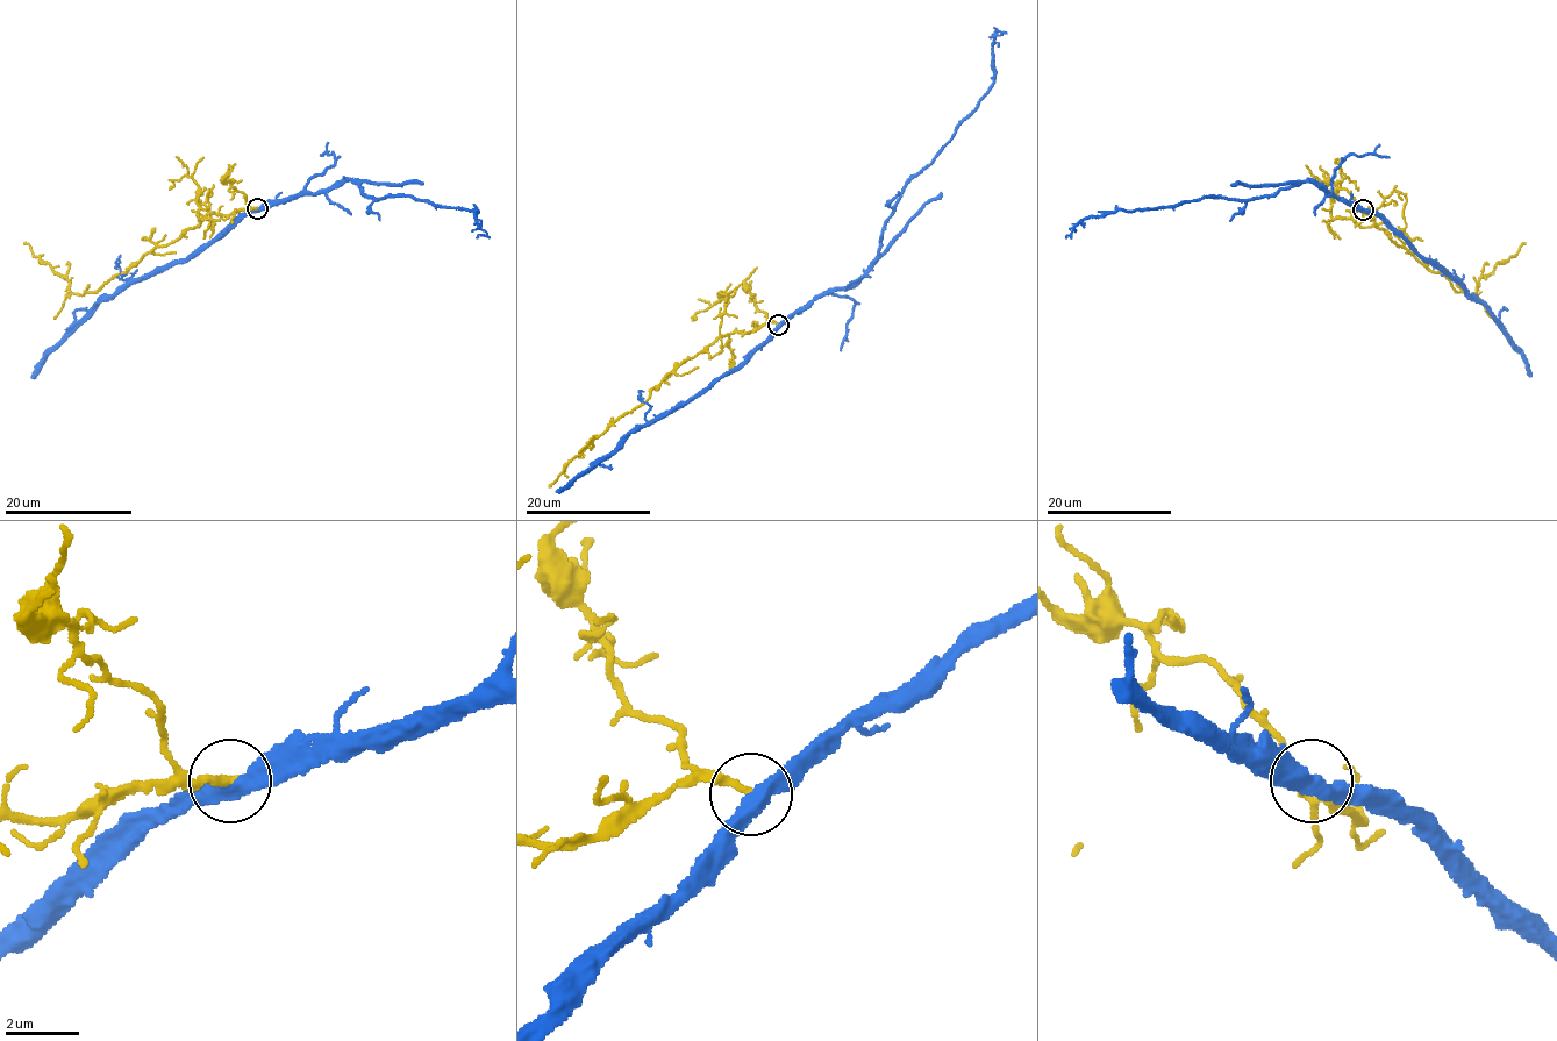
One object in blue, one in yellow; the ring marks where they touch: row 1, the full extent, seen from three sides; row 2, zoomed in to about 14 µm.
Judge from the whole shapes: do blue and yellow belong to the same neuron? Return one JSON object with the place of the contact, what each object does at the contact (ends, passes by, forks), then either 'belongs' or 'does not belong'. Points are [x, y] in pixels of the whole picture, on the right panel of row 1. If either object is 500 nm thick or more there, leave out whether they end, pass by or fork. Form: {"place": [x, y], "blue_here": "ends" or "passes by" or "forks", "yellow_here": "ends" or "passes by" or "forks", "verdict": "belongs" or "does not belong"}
{"place": [1363, 209], "blue_here": "passes by", "yellow_here": "ends", "verdict": "does not belong"}

